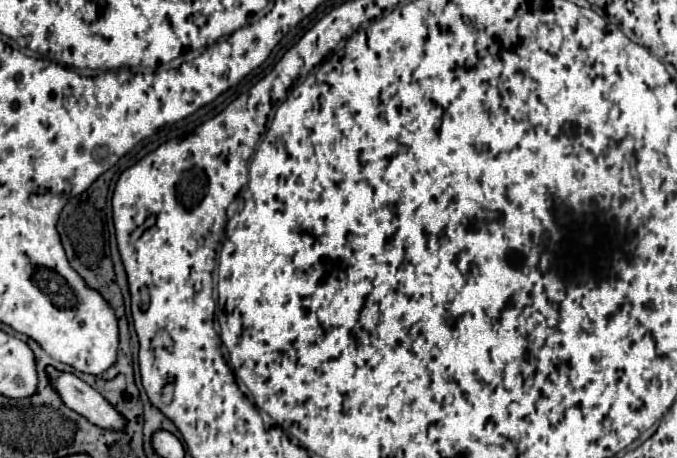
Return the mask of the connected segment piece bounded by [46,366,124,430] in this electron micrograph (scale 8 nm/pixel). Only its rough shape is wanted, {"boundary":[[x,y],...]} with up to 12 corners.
{"boundary":[[46,366],[60,400],[100,428],[124,418],[76,374]]}

